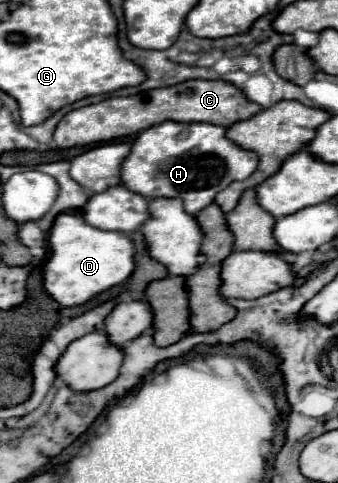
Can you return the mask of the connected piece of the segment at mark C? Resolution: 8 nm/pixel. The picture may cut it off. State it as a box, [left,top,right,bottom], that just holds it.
[53,80,263,148]

